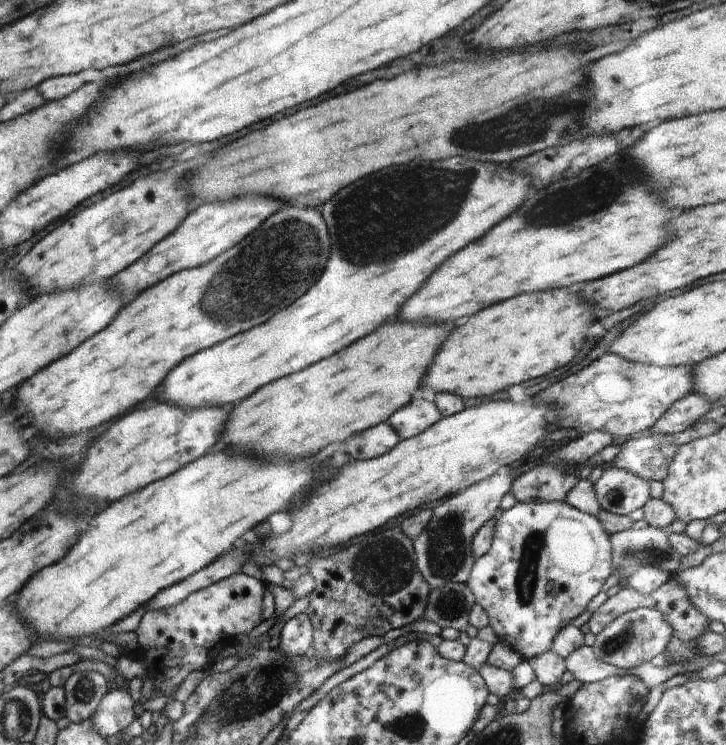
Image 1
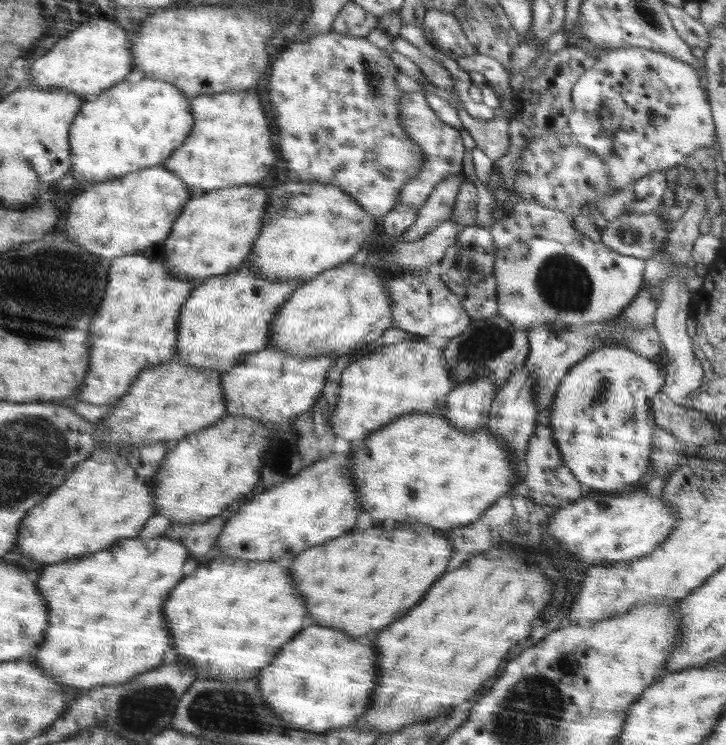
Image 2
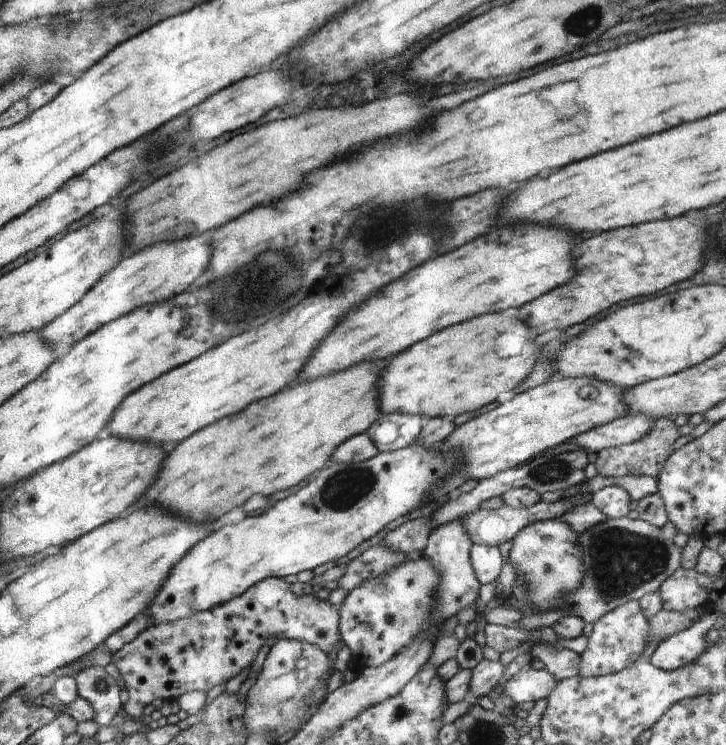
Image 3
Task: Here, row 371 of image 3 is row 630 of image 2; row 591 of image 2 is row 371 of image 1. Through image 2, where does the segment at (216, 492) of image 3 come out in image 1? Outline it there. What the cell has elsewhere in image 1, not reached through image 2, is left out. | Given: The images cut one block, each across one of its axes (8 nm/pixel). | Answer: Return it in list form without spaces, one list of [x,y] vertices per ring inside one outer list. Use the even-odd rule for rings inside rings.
[[[384,322],[370,336],[364,336],[328,358],[308,366],[300,372],[279,378],[232,407],[220,438],[240,450],[256,454],[274,454],[284,458],[314,456],[332,442],[343,442],[356,433],[386,422],[394,412],[417,396],[424,382],[428,366],[450,330],[444,324],[412,324],[412,322]]]

